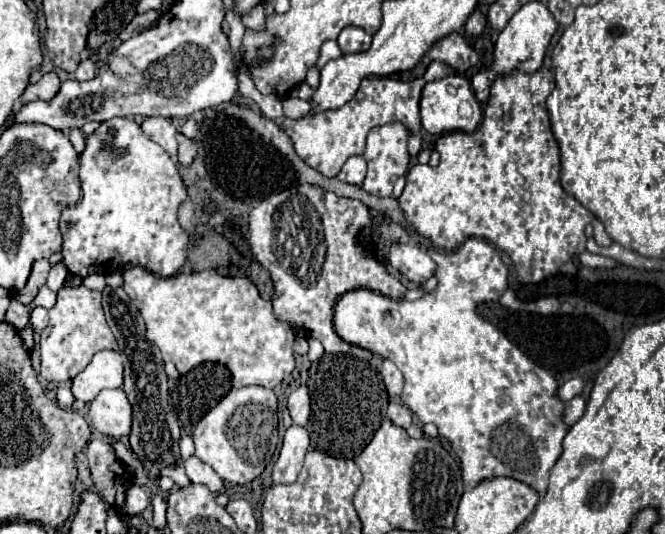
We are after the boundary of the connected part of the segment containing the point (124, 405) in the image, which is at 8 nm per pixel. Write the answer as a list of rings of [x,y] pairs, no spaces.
[[[122,388],[102,390],[90,404],[88,414],[94,428],[112,440],[128,438],[132,430],[132,406]]]

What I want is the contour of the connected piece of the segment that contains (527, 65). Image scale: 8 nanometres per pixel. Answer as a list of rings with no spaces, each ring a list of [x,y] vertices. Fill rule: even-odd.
[[[528,2],[528,4],[524,4],[510,18],[506,28],[500,32],[500,36],[496,40],[496,46],[494,46],[492,68],[490,70],[482,70],[480,74],[474,74],[474,78],[472,78],[472,88],[474,88],[474,94],[476,94],[478,102],[480,104],[488,102],[490,86],[492,86],[492,82],[494,82],[494,78],[498,74],[506,74],[506,72],[510,72],[514,68],[518,68],[522,72],[536,72],[542,66],[546,48],[548,48],[550,38],[556,32],[556,28],[558,28],[558,22],[554,20],[552,12],[542,2]]]

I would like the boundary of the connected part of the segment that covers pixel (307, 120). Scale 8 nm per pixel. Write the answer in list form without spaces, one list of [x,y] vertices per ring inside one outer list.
[[[432,62],[426,74],[420,80],[412,80],[412,82],[402,82],[394,78],[366,78],[362,80],[356,96],[350,102],[346,102],[342,108],[306,114],[298,120],[286,118],[284,132],[290,136],[296,154],[308,166],[318,170],[326,178],[336,176],[350,156],[364,154],[366,136],[374,126],[384,126],[384,124],[394,124],[394,122],[404,124],[406,130],[410,130],[408,132],[408,152],[410,156],[418,156],[420,146],[422,146],[422,124],[420,124],[420,114],[418,114],[422,86],[430,80],[444,78],[446,74],[452,74],[452,70],[444,62]]]

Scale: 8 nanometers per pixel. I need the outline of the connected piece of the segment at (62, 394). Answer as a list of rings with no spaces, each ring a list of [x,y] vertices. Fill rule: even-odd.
[[[60,386],[56,394],[58,394],[58,404],[60,404],[60,406],[64,406],[64,408],[72,408],[72,404],[74,404],[76,398],[74,398],[70,386]]]

